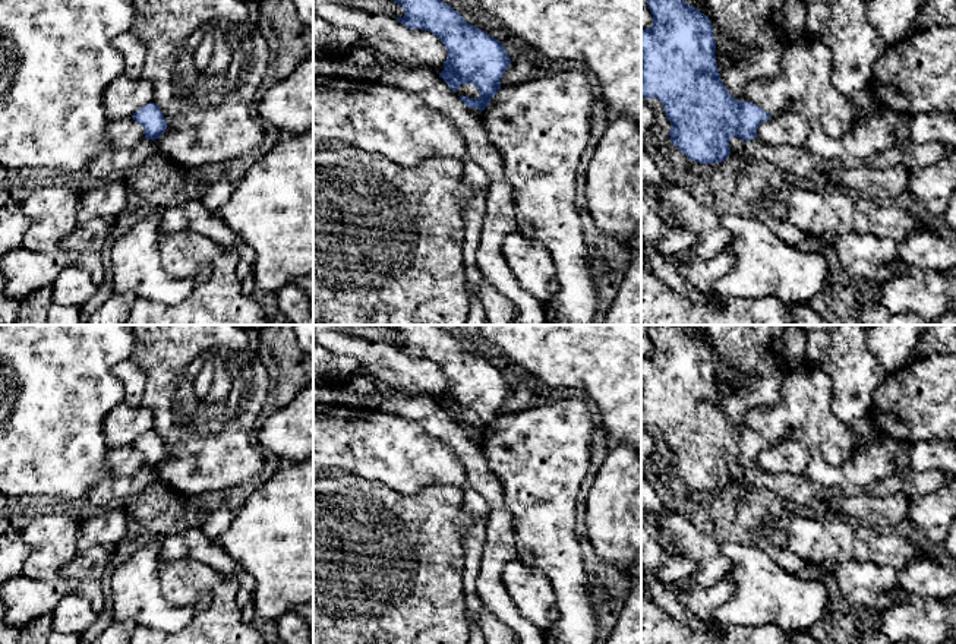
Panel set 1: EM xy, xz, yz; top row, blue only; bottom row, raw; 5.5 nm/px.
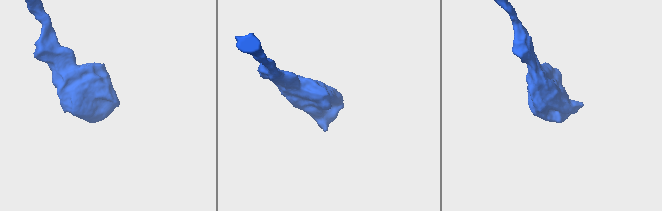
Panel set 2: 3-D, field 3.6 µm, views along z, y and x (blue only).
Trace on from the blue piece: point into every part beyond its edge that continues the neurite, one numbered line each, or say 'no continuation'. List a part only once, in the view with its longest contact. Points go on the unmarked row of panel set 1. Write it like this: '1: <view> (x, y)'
no continuation

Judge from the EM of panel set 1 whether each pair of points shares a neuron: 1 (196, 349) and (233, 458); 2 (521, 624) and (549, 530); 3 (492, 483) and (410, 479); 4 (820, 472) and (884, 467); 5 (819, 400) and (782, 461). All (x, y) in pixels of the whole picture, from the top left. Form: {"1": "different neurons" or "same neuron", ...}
{"1": "same neuron", "2": "different neurons", "3": "different neurons", "4": "same neuron", "5": "different neurons"}

